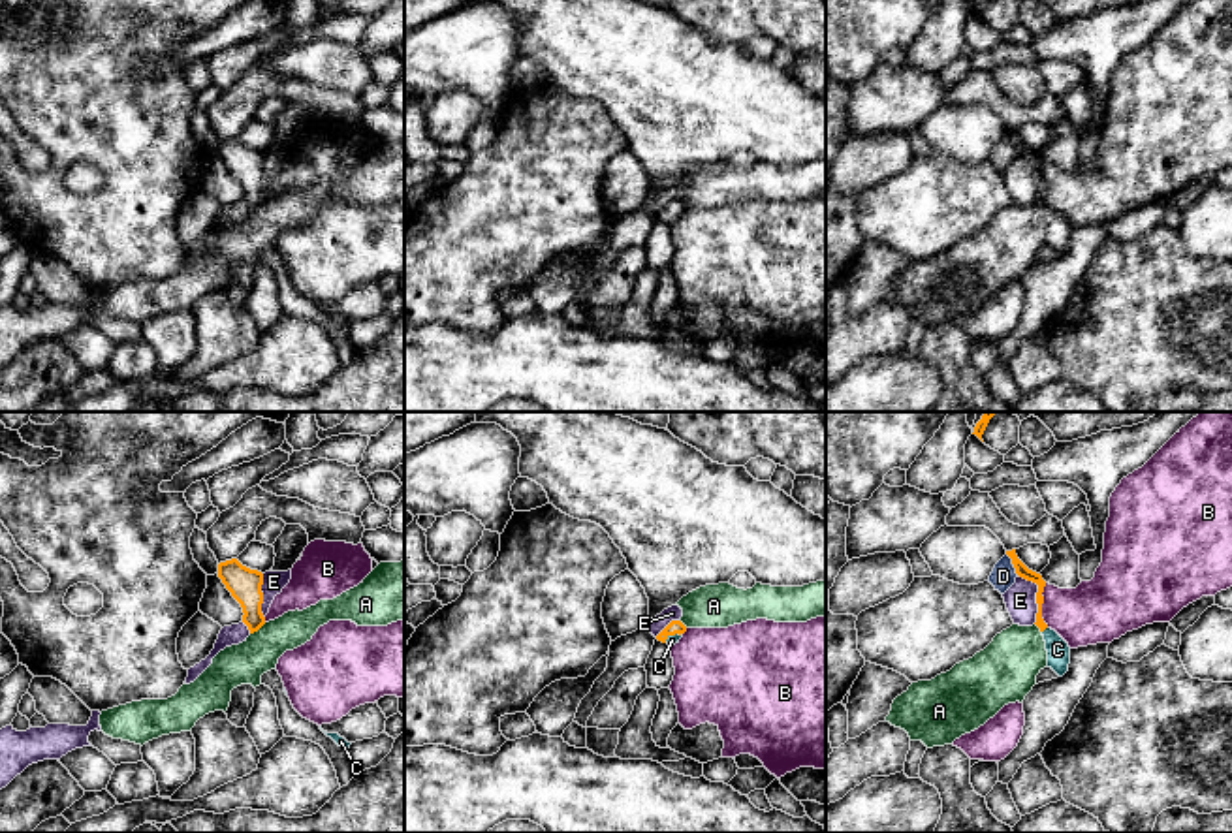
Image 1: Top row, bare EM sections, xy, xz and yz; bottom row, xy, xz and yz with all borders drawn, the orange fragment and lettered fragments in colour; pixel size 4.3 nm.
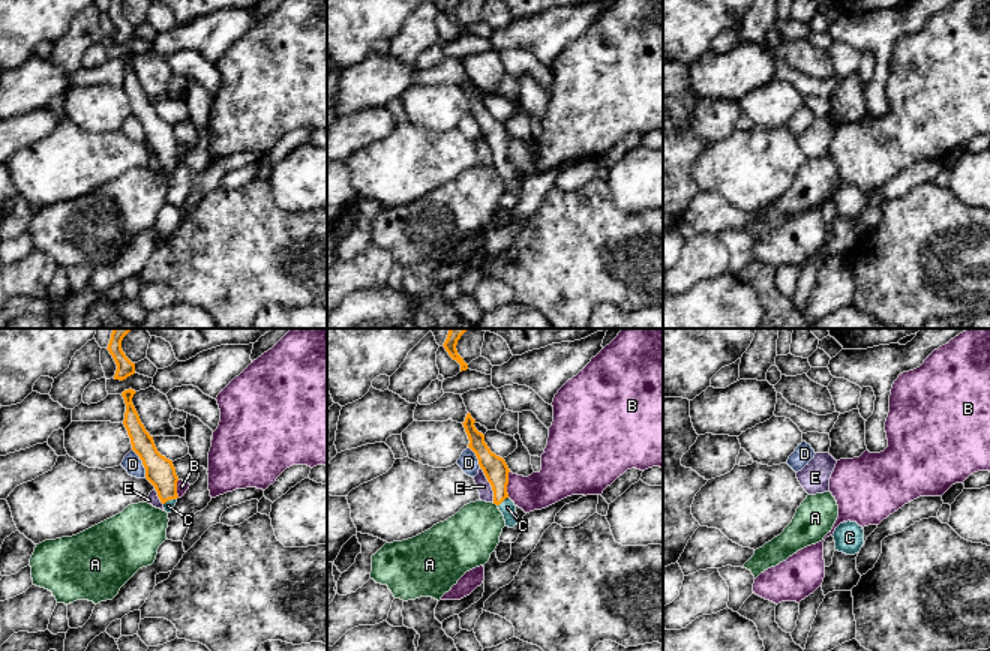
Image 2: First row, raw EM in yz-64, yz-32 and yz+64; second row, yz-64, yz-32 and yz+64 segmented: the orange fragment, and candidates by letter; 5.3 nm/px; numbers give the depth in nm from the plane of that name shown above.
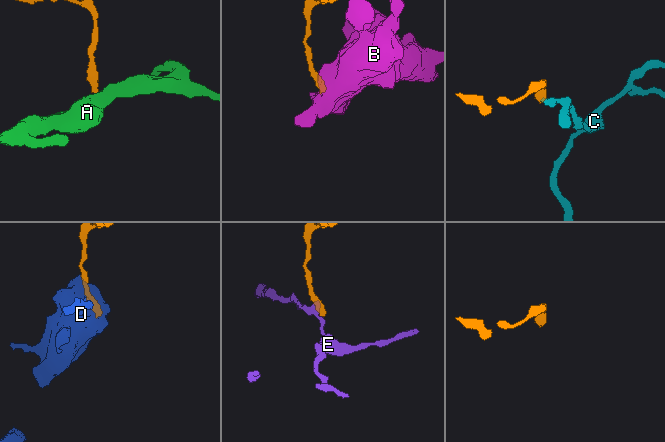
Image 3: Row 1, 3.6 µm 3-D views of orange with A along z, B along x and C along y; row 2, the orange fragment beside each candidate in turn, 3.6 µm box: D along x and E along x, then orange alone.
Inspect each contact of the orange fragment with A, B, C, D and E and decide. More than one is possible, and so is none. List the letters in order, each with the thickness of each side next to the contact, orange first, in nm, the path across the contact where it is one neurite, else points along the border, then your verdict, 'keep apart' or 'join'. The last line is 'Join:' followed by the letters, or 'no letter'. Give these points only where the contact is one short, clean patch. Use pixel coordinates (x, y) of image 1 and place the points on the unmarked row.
A: calibres 140 and 180 nm; border xy (266, 202), (251, 213); keep apart
B: calibres 60 and 280 nm; keep apart
C: calibres 50 and 100 nm; way yz (1027, 153), (1041, 162), (1044, 207), (1058, 228); join
D: calibres 60 and 110 nm; keep apart
E: calibres 60 and 140 nm; border yz (1018, 153), (1037, 164), (1035, 202); keep apart
Join: C

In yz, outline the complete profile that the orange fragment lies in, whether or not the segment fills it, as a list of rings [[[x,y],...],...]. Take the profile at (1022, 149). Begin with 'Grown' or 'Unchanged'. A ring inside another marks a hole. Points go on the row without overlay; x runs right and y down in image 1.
Grown. [[[1016,128],[1006,130],[1006,134],[1012,137],[1012,143],[1016,147],[1016,152],[1027,160],[1033,160],[1038,164],[1036,171],[1036,182],[1038,182],[1038,192],[1036,192],[1036,205],[1040,207],[1044,220],[1046,220],[1046,229],[1048,229],[1048,246],[1051,246],[1059,256],[1063,256],[1068,250],[1070,243],[1070,226],[1068,222],[1055,211],[1051,209],[1044,197],[1042,197],[1042,182],[1044,182],[1044,165],[1046,160],[1042,158],[1040,152],[1029,149],[1016,134]]]

